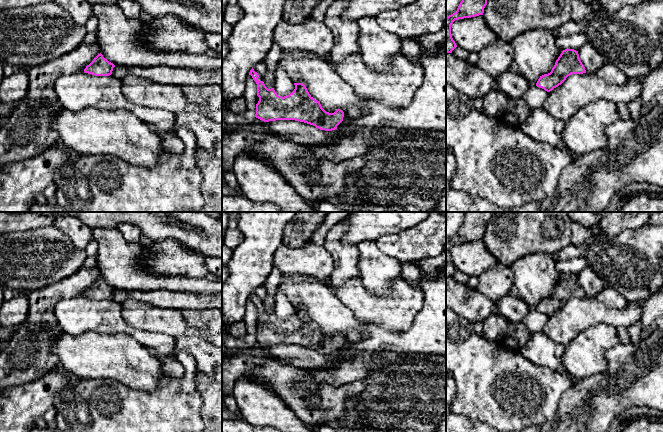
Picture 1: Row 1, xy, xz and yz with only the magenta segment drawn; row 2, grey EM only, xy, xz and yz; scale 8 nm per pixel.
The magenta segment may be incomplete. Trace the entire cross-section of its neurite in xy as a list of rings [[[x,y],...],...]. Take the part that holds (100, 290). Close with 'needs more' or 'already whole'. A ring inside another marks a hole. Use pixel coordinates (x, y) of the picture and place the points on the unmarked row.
[[[100,277],[86,290],[84,296],[95,300],[109,300],[112,298],[114,291],[115,289],[105,283]]]; already whole

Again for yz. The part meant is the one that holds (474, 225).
[[[465,212],[465,217],[457,235],[446,241],[446,277],[452,277],[457,271],[451,258],[451,249],[455,244],[483,239],[487,224],[495,212]]]; already whole

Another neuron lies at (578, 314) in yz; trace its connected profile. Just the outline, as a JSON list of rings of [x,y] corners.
[[[571,298],[566,304],[548,316],[543,333],[564,346],[577,335],[599,324],[615,328],[629,327],[642,322],[643,303],[628,303],[624,309],[609,307],[595,298]]]

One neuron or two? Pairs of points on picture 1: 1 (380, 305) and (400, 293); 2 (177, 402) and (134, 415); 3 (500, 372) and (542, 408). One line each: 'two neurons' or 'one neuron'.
1: one neuron
2: one neuron
3: one neuron

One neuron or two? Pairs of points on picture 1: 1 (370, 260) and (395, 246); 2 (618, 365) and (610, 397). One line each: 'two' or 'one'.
1: two
2: one

